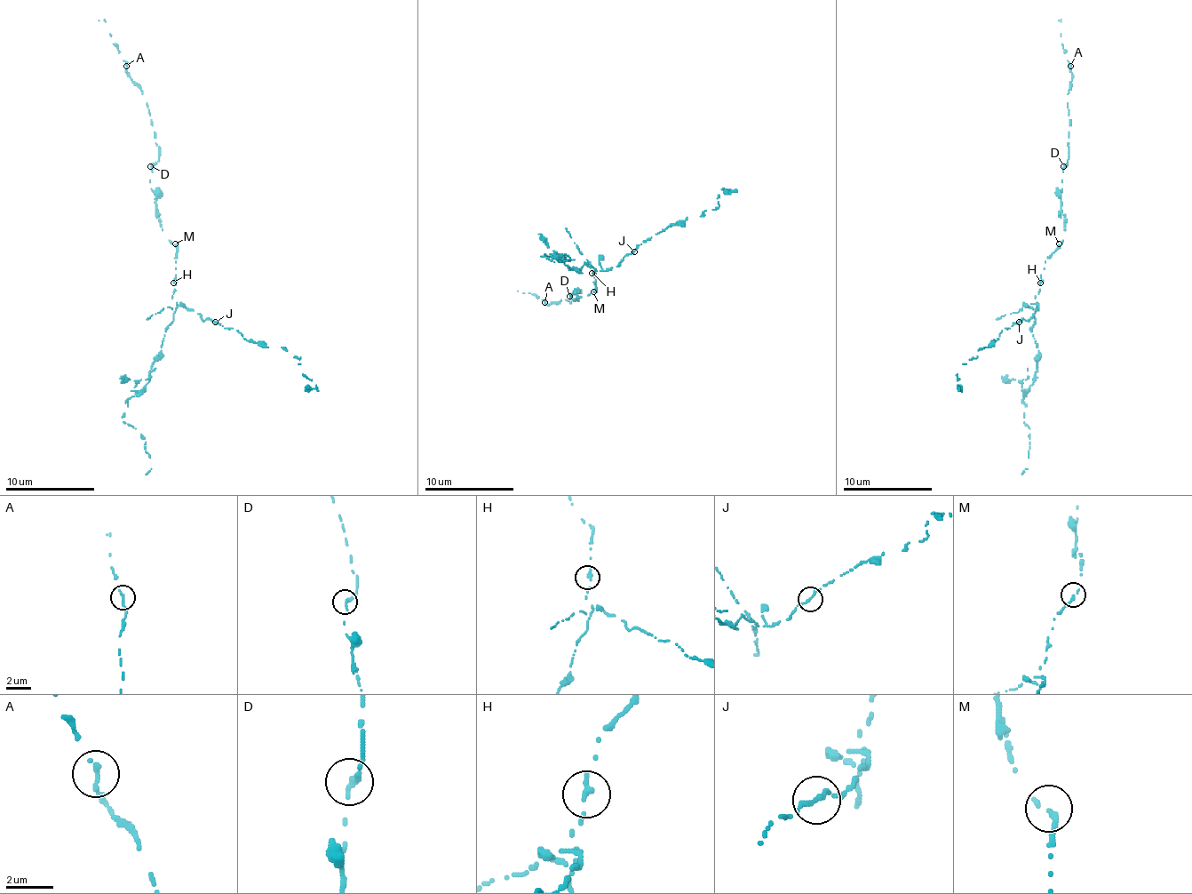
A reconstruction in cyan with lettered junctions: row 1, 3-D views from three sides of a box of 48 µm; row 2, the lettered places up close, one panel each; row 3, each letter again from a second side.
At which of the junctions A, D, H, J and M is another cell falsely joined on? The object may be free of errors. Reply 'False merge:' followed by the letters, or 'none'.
False merge: H

